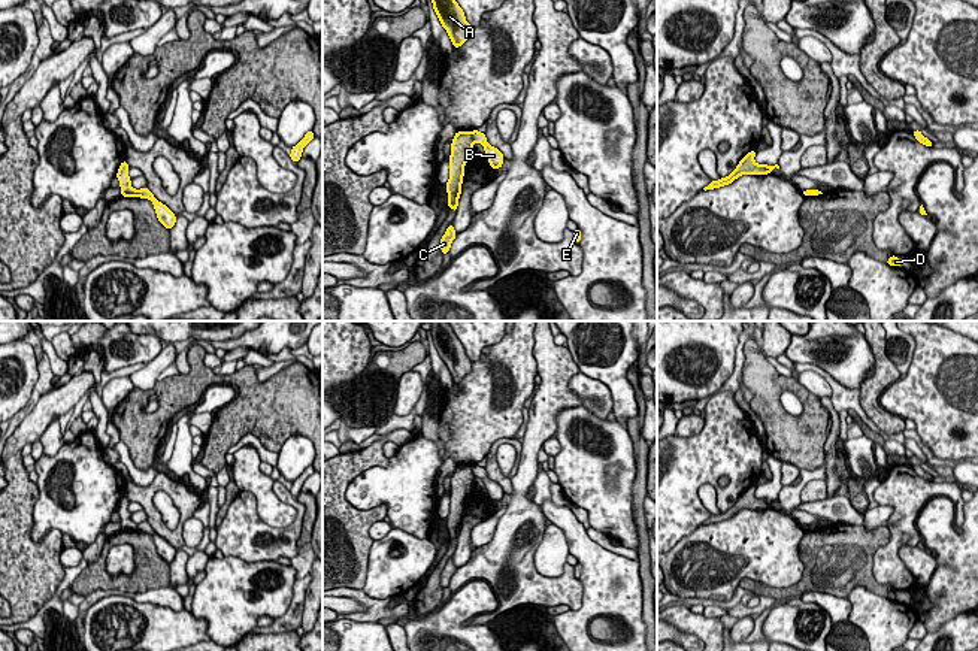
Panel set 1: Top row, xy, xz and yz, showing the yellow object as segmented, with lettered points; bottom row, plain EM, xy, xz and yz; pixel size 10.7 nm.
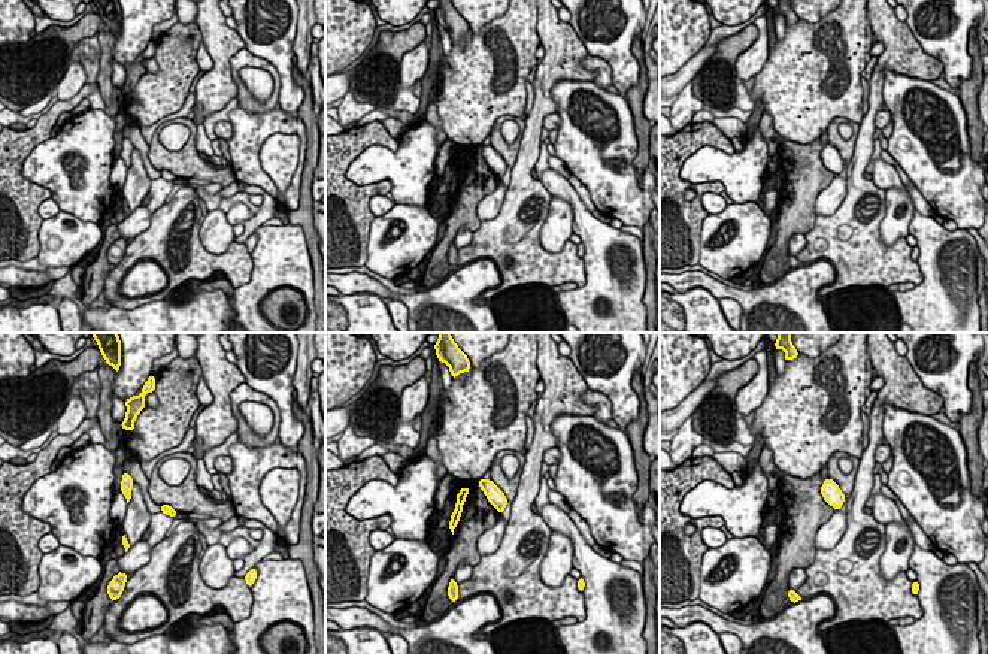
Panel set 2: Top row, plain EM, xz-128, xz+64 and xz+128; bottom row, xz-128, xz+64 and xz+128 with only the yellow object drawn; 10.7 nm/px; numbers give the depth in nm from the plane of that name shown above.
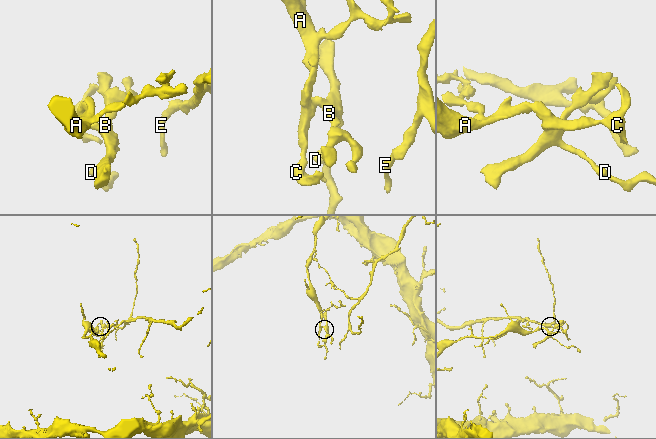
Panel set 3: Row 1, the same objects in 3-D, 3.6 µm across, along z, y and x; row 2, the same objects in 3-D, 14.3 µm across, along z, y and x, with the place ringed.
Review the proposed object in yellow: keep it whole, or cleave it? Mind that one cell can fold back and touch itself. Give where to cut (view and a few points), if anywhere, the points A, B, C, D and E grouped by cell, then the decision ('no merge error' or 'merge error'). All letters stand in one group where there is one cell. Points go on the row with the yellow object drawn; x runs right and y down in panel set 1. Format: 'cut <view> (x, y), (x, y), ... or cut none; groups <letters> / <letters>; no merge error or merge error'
cut xz (471, 132), (475, 141); groups A C E / B D; merge error

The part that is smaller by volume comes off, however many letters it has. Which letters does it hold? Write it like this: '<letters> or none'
B, D

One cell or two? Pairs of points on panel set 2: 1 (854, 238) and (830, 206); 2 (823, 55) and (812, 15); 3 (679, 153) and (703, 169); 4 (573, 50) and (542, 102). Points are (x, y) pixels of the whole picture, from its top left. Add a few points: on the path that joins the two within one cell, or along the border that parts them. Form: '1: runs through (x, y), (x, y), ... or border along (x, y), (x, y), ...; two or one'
1: border along (846, 178), (840, 205), (832, 214), (817, 215); two
2: border along (826, 15), (815, 23), (799, 20); two
3: border along (721, 150), (700, 147), (684, 162), (679, 176); two
4: runs through (560, 63), (546, 76), (542, 88); one

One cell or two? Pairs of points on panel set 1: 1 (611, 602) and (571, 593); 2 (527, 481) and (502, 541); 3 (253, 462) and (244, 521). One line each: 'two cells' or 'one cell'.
1: two cells
2: one cell
3: two cells

